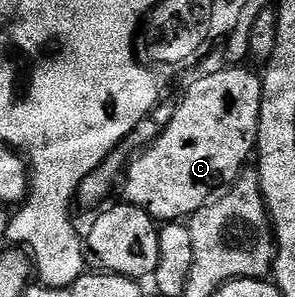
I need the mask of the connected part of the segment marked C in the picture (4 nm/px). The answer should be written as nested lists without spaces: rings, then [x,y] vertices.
[[[246,66],[226,67],[230,68],[200,77],[187,90],[186,97],[174,104],[172,122],[168,122],[166,129],[126,165],[120,184],[121,199],[147,212],[155,222],[182,222],[193,216],[223,190],[237,184],[246,159],[255,155],[262,109],[262,76],[250,68],[242,68]]]

